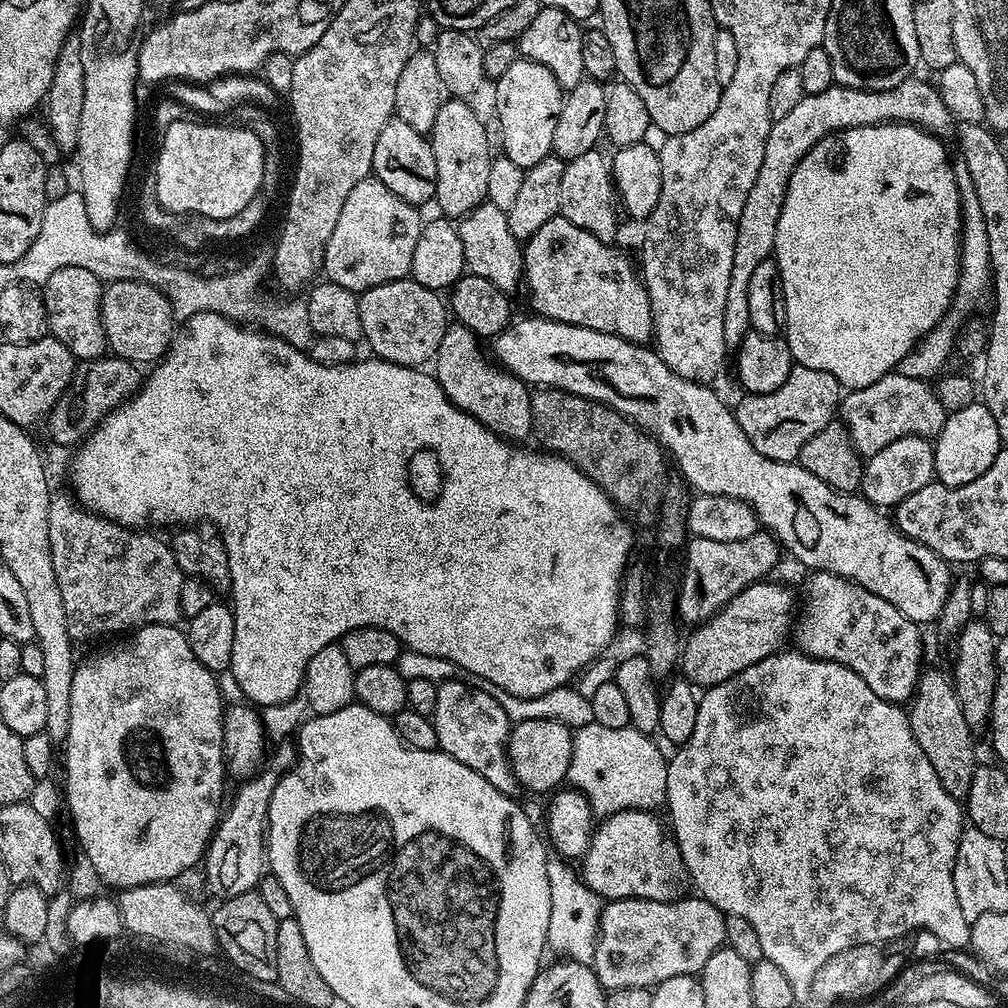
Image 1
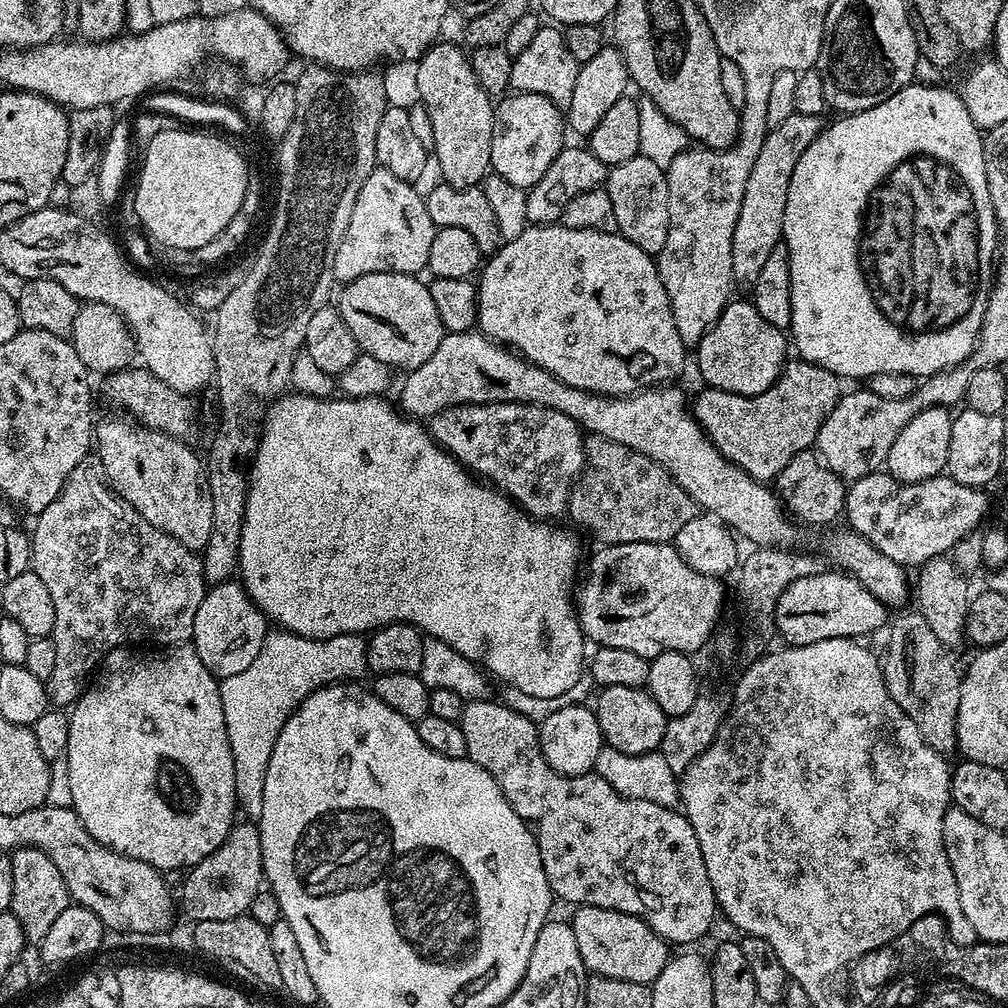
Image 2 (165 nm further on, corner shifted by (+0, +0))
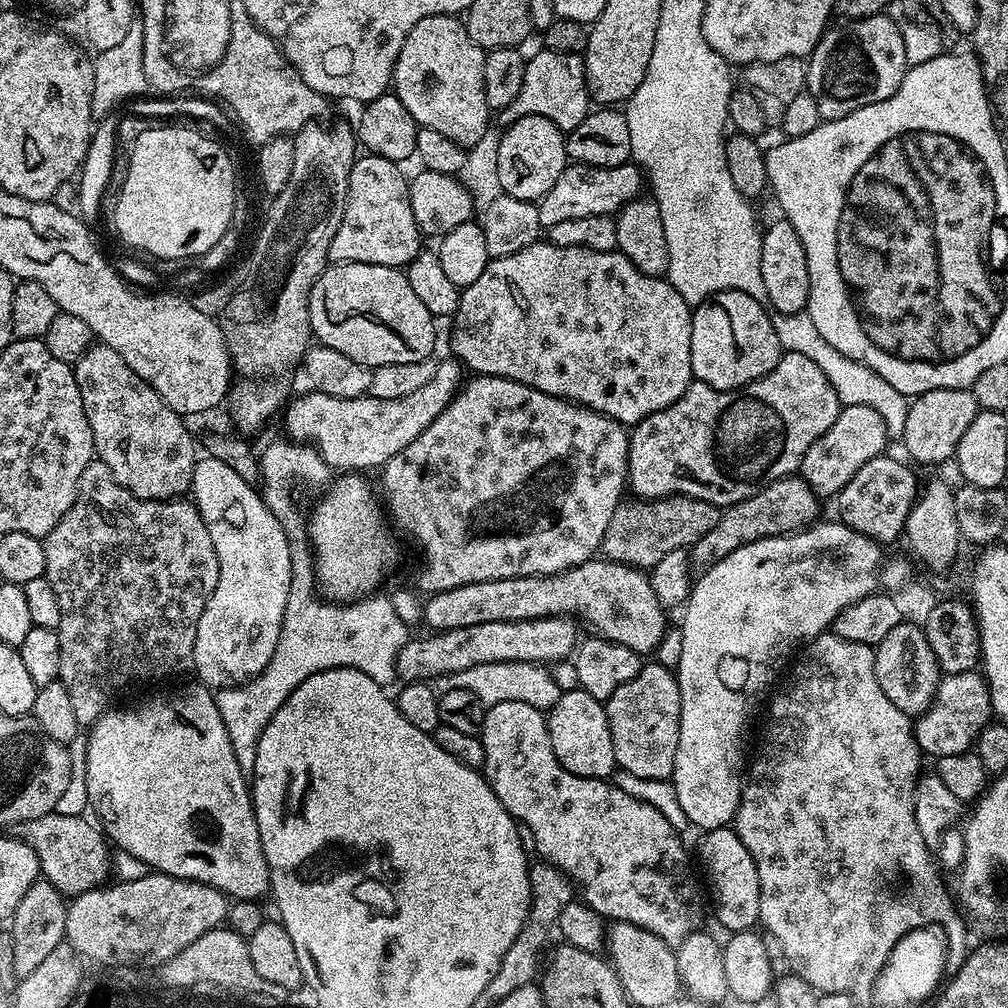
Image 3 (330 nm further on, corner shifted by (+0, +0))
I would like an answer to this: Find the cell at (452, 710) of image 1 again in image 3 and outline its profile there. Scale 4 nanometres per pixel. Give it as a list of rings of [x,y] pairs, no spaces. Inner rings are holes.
[[[524,701],[500,702],[485,711],[479,737],[484,747],[482,775],[494,790],[494,794],[498,794],[498,802],[502,802],[502,806],[506,806],[509,814],[525,829],[528,827],[532,831],[532,836],[536,839],[536,848],[540,851],[539,859],[552,864],[559,872],[564,873],[572,881],[579,899],[589,904],[602,918],[609,918],[614,922],[625,920],[634,926],[642,926],[642,930],[650,930],[650,934],[658,934],[658,938],[662,938],[673,946],[679,946],[691,932],[697,931],[703,925],[700,923],[704,920],[704,900],[700,897],[700,888],[696,885],[695,878],[692,877],[692,868],[688,865],[688,852],[684,849],[683,842],[680,841],[681,833],[674,826],[670,826],[670,822],[666,822],[666,818],[662,818],[662,814],[658,814],[654,806],[626,794],[622,789],[616,787],[615,783],[579,776],[562,767],[554,754],[554,746],[550,746],[548,722],[543,711]]]

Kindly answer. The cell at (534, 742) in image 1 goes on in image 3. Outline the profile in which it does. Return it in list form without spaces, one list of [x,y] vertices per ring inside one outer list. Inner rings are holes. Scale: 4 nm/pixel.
[[[577,686],[571,692],[561,692],[558,702],[546,712],[546,719],[550,746],[554,746],[554,754],[566,770],[595,780],[608,780],[617,771],[608,709],[601,700]]]

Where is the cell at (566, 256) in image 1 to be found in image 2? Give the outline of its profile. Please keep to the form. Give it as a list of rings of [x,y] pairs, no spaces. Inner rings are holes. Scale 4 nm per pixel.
[[[562,222],[529,226],[522,234],[518,234],[518,238],[503,241],[496,251],[487,257],[486,263],[478,272],[476,298],[476,322],[482,335],[520,353],[531,364],[537,364],[542,370],[554,374],[562,382],[575,388],[599,392],[606,396],[633,396],[635,392],[642,392],[646,388],[664,386],[675,381],[672,379],[684,368],[686,345],[682,338],[678,338],[678,326],[674,326],[674,310],[670,310],[670,298],[666,298],[666,286],[662,286],[662,278],[656,269],[653,253],[638,250],[634,242],[630,242],[617,231],[601,232],[598,228],[571,228]]]

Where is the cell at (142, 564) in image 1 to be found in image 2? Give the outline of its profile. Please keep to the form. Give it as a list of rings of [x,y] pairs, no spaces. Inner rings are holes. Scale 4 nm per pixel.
[[[89,454],[70,470],[70,476],[62,486],[62,490],[46,510],[42,510],[35,517],[36,529],[31,529],[30,539],[32,542],[32,562],[31,571],[42,578],[42,583],[46,586],[46,591],[50,594],[50,599],[54,601],[54,630],[51,637],[54,642],[55,665],[50,678],[44,681],[44,689],[48,695],[49,705],[56,710],[64,710],[76,703],[84,693],[86,685],[89,683],[89,674],[95,673],[99,669],[103,659],[114,648],[125,646],[175,646],[191,641],[192,631],[194,630],[194,614],[198,614],[198,606],[202,606],[202,598],[206,591],[204,583],[204,571],[202,570],[202,559],[193,549],[182,546],[178,538],[150,526],[138,510],[134,510],[125,500],[121,500],[115,492],[112,491],[107,480],[104,479],[104,467],[100,457],[95,454]]]

